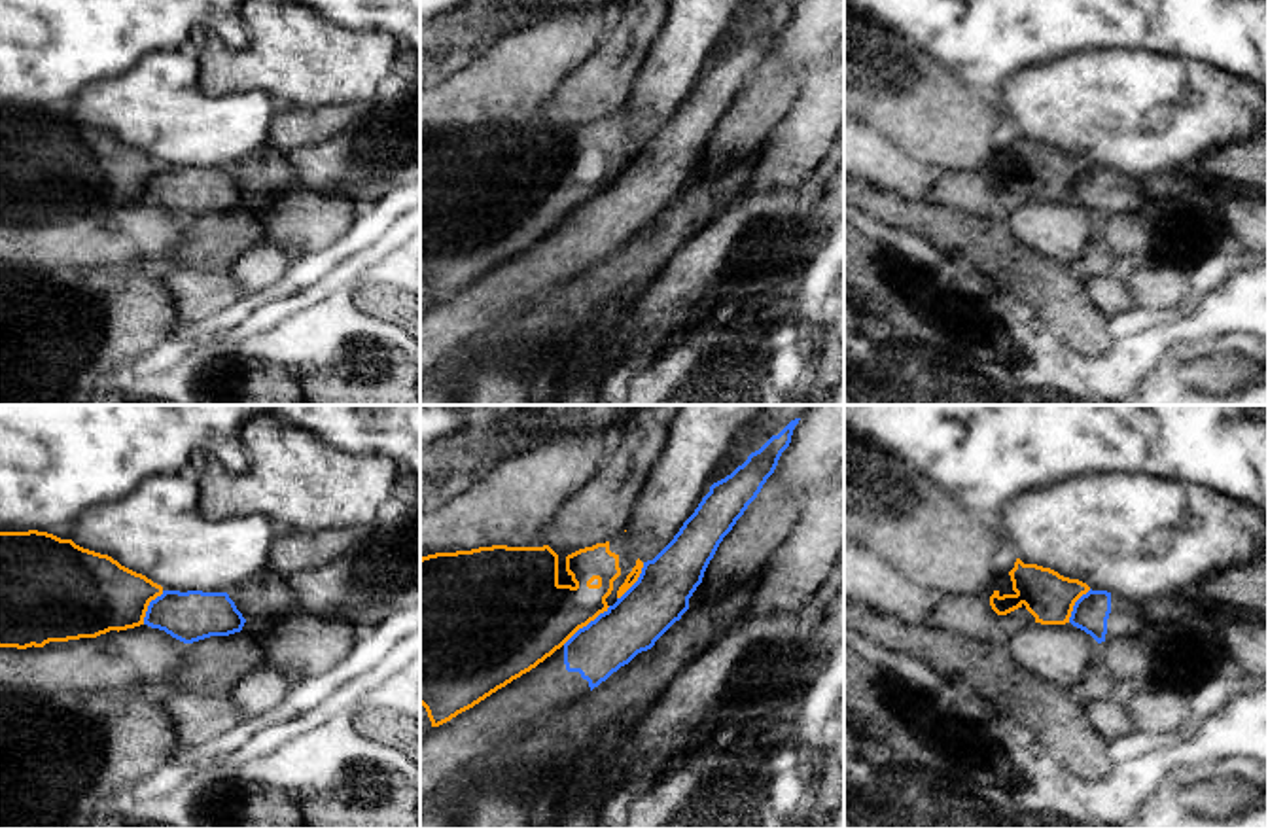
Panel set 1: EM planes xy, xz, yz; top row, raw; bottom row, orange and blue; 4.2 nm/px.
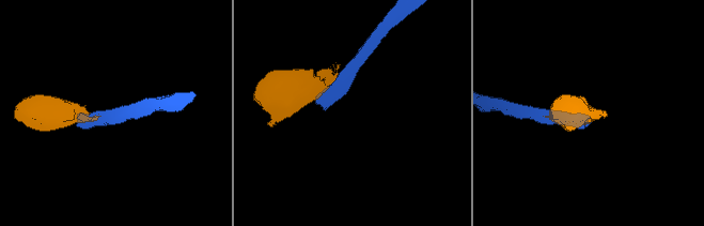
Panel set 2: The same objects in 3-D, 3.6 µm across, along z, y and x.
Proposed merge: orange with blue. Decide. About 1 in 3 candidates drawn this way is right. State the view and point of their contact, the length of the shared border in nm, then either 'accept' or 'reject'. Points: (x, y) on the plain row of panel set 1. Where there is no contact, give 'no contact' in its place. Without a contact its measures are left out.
contact xz (585, 201); length 260 nm; reject

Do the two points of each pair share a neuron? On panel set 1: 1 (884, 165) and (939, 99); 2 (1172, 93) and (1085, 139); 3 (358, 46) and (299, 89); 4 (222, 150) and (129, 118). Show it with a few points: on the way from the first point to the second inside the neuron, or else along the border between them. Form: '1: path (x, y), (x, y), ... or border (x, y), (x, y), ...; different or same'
1: border (863, 122), (930, 167); different
2: path (1151, 110), (1113, 110), (1106, 118); same
3: path (343, 61), (339, 65), (324, 65), (315, 74); same
4: path (199, 129), (184, 127), (169, 118), (152, 118); same

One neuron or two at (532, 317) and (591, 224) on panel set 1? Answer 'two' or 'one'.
two

